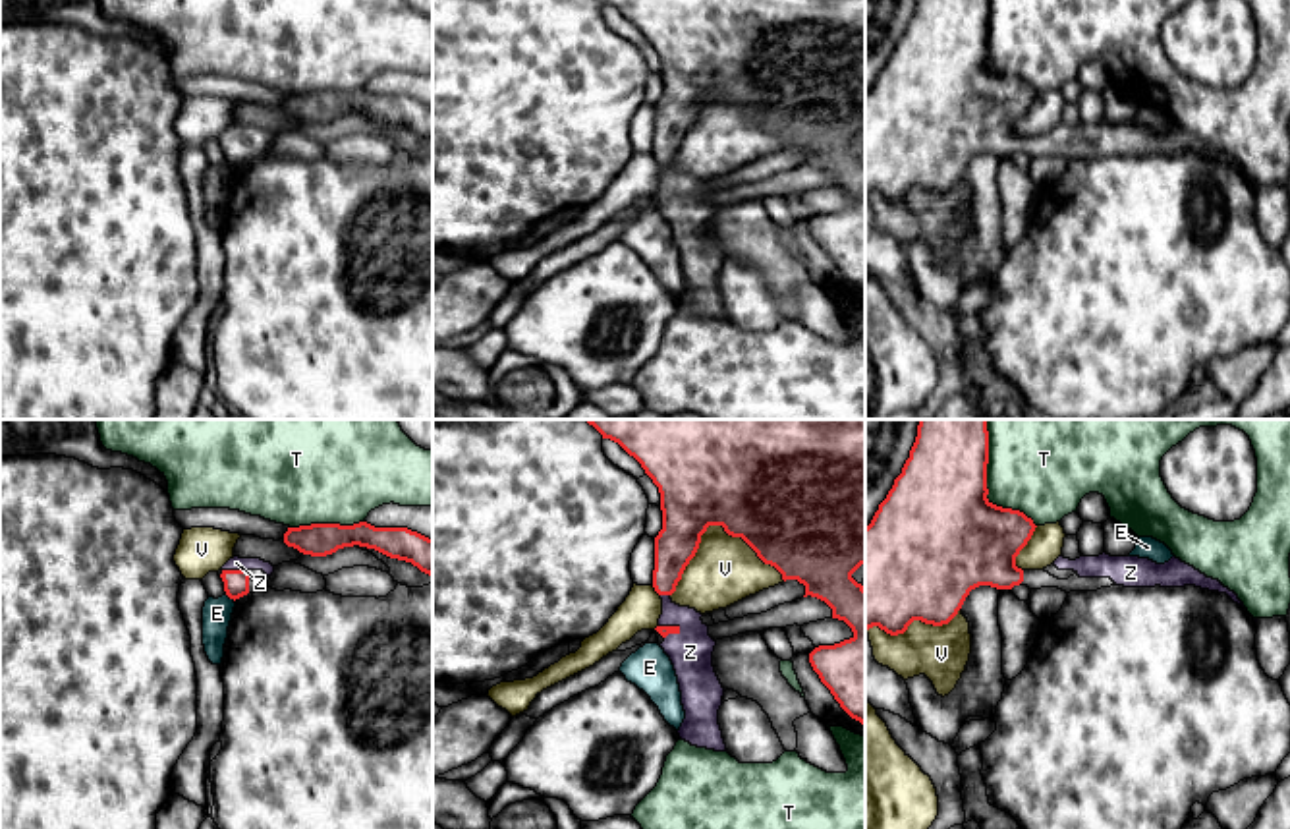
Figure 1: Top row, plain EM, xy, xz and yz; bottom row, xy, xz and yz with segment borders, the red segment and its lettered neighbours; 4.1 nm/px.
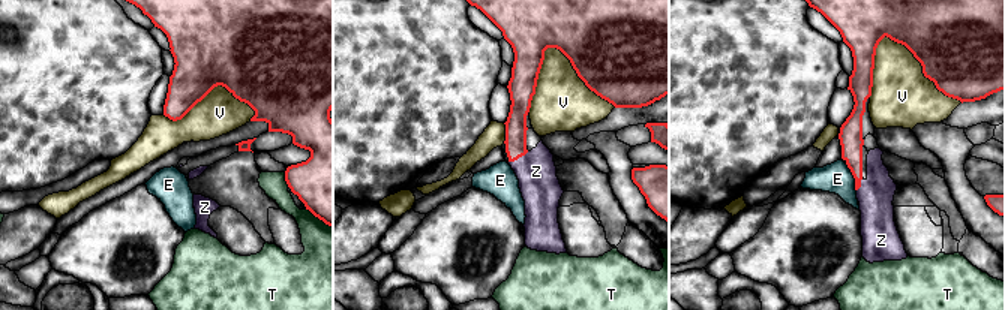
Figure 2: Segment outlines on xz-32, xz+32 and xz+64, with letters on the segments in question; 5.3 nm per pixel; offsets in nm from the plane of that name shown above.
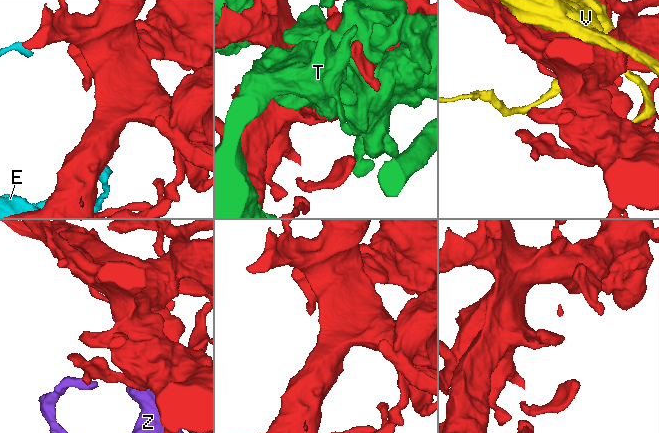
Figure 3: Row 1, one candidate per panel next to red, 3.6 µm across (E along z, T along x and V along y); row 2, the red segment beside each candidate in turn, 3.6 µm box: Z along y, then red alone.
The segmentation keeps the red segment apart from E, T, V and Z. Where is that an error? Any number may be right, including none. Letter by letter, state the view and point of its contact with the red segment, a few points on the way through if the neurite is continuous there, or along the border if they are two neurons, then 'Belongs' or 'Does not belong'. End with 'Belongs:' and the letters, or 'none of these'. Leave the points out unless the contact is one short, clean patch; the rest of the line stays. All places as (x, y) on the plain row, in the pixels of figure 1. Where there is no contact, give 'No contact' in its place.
E: Touches red at xy (230, 165). Does not belong
T: Touches red at yz (987, 58). Does not belong
V: Touches red at xz (713, 91). Does not belong
Z: Touches red at xy (236, 138). Path across: xy (236, 149), (236, 138), (236, 130). Belongs
Belongs: Z

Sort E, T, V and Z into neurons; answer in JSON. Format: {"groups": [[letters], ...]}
{"groups": [["E"], ["T"], ["V"], ["Z"]]}

